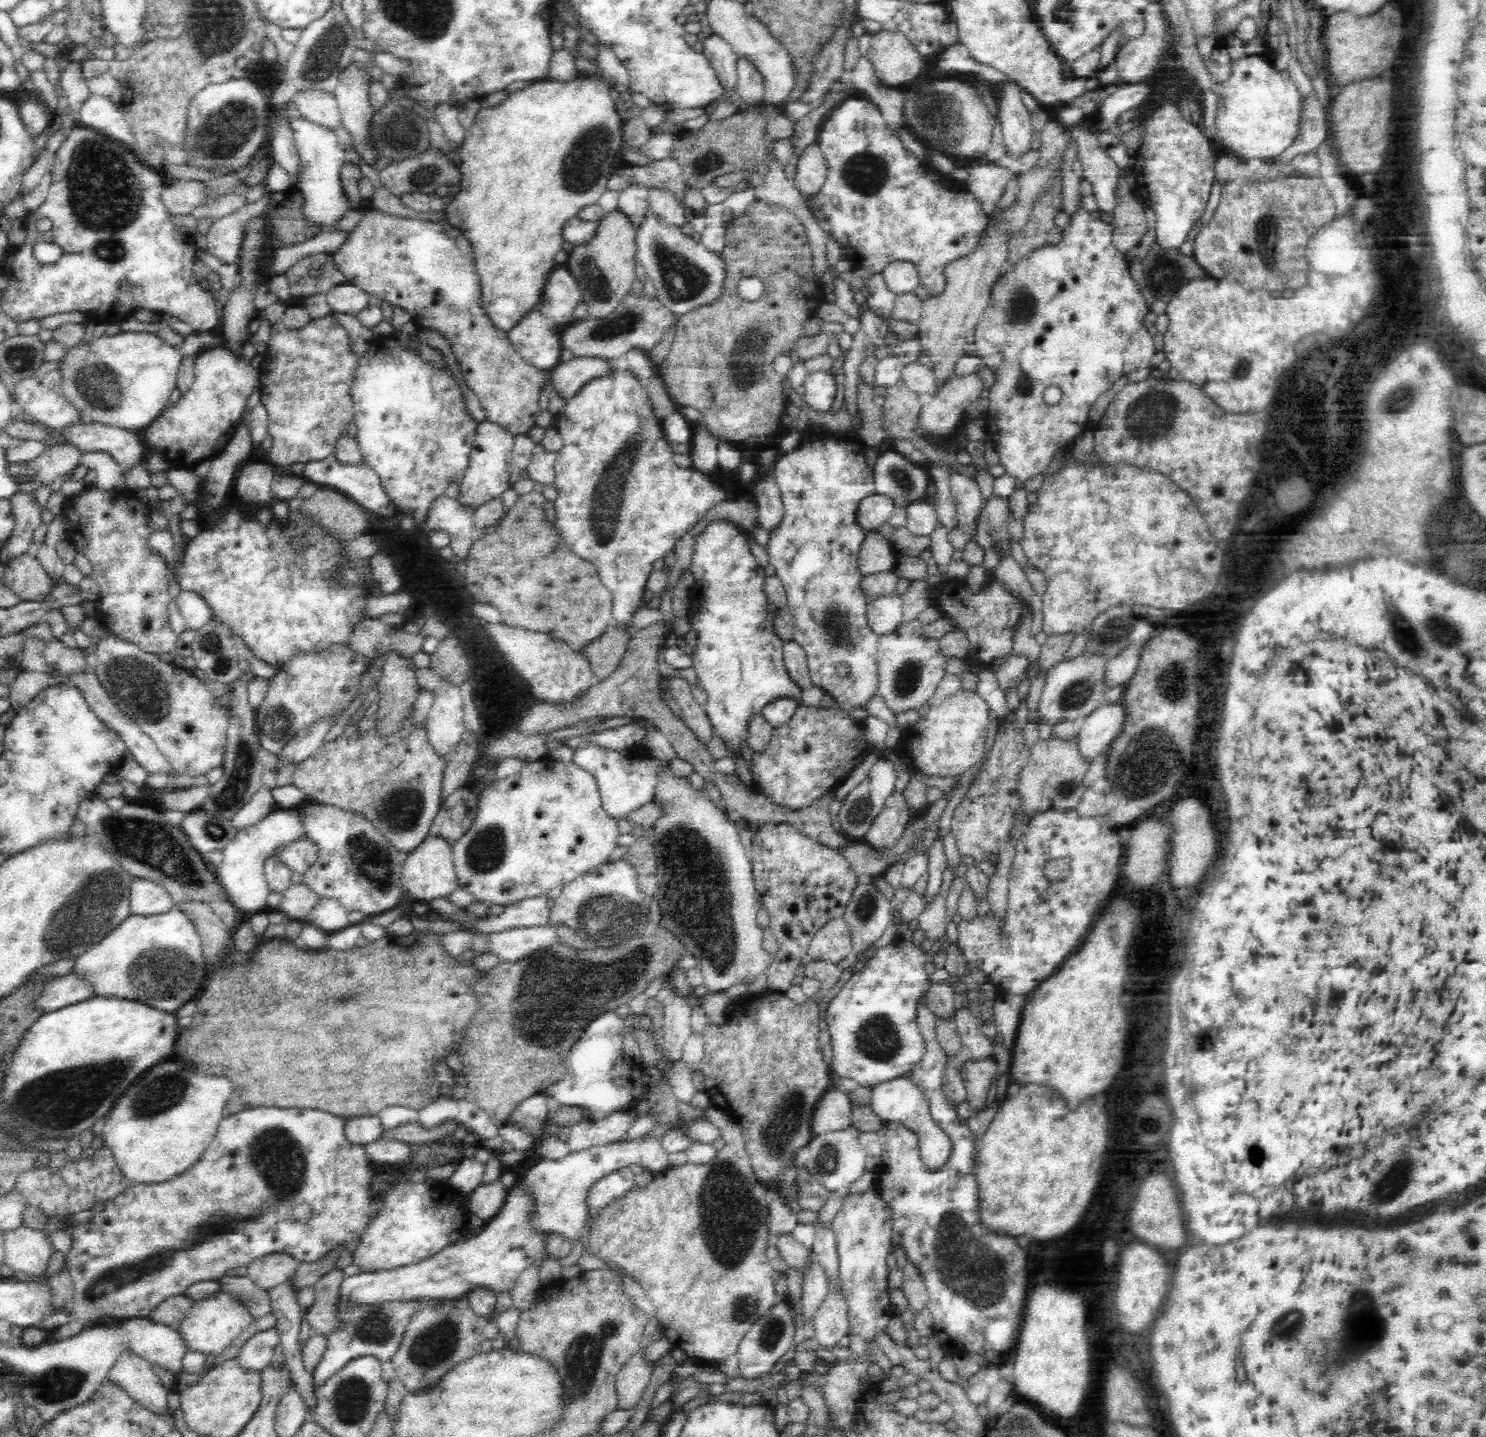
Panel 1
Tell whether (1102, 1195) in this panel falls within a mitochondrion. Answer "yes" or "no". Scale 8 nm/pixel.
no

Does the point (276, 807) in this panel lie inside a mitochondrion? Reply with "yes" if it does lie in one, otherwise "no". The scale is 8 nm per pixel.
no

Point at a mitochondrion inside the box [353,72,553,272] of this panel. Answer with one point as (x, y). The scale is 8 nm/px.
(397, 135)

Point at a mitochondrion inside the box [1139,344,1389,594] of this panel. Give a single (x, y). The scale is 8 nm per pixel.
(1234, 373)

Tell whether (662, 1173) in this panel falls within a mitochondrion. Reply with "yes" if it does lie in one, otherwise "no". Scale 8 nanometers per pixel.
no

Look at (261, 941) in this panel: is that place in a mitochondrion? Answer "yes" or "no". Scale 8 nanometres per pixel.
no

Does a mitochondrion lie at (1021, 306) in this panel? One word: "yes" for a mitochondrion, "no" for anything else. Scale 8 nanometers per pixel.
yes

